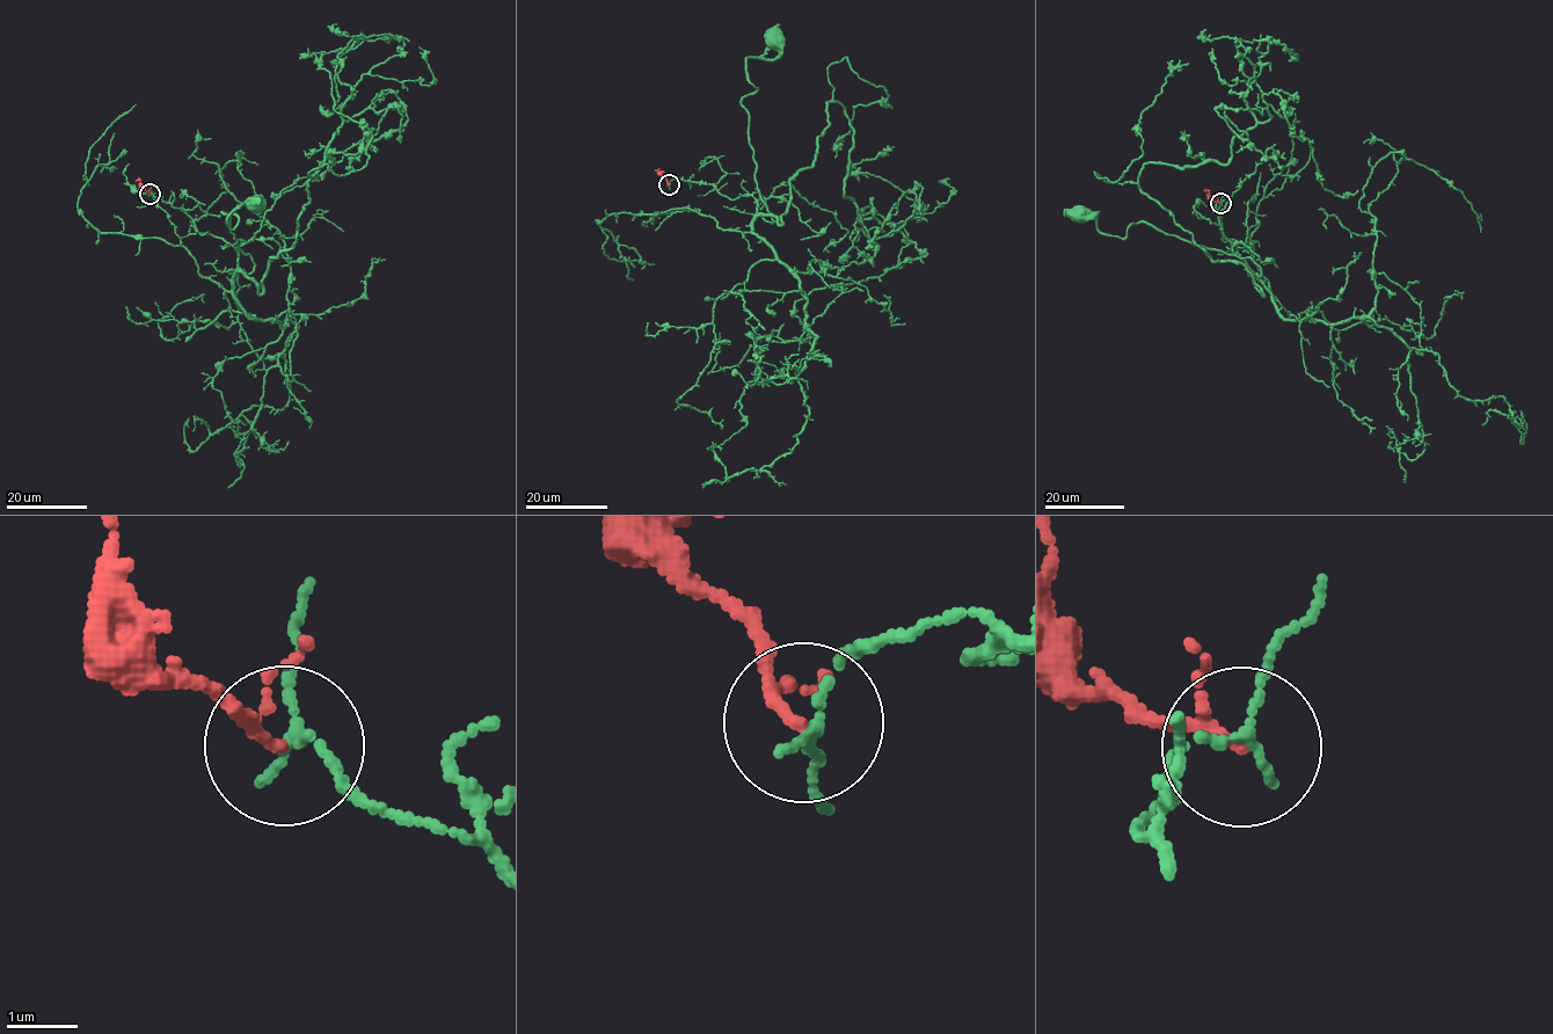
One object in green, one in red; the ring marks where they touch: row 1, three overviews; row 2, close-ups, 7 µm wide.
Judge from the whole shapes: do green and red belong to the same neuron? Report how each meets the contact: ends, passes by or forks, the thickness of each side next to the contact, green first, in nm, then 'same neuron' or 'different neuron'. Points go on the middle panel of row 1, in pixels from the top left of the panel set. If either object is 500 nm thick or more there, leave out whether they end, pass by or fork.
green passes by | red passes by | 120/120 nm | different neuron

